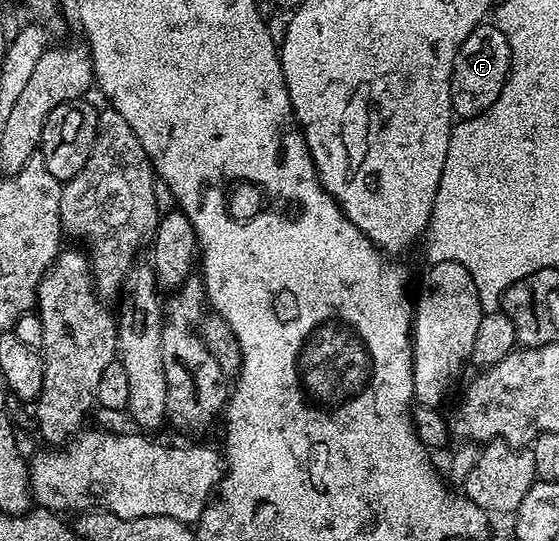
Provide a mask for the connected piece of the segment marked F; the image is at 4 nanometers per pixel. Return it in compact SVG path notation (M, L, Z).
M485 22L476 27L462 42L458 58L452 71L452 111L457 117L467 118L482 114L502 94L502 86L508 81L508 72L512 69L512 51L506 34L495 23Z

